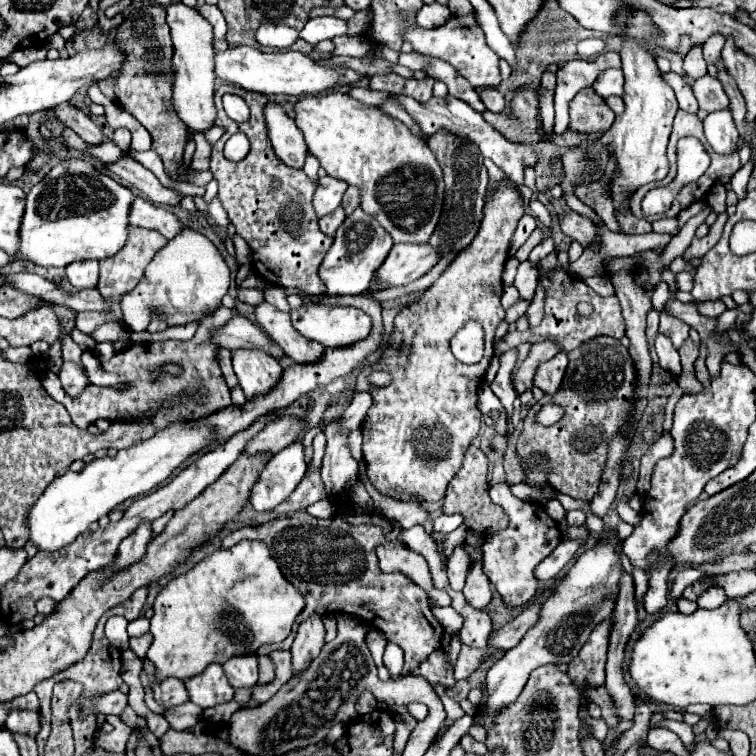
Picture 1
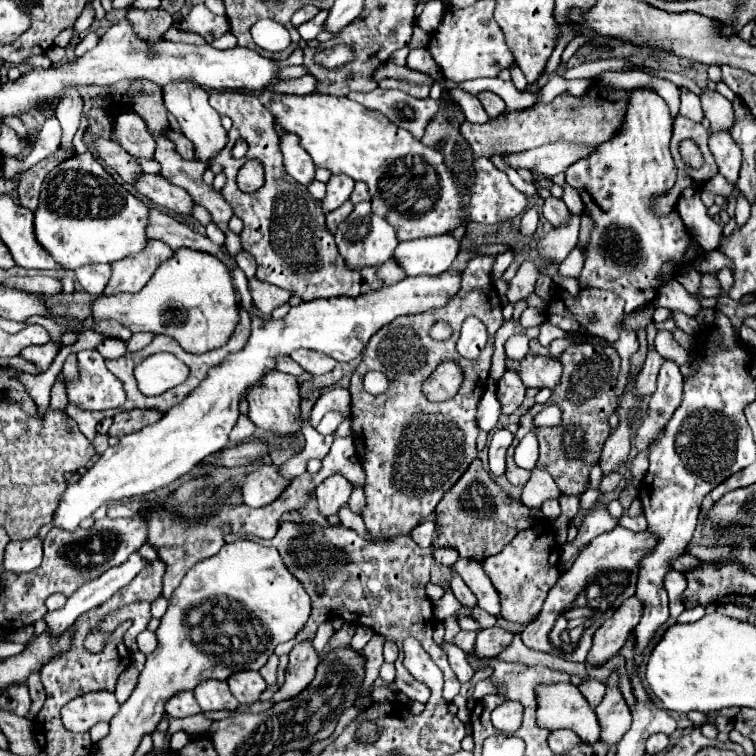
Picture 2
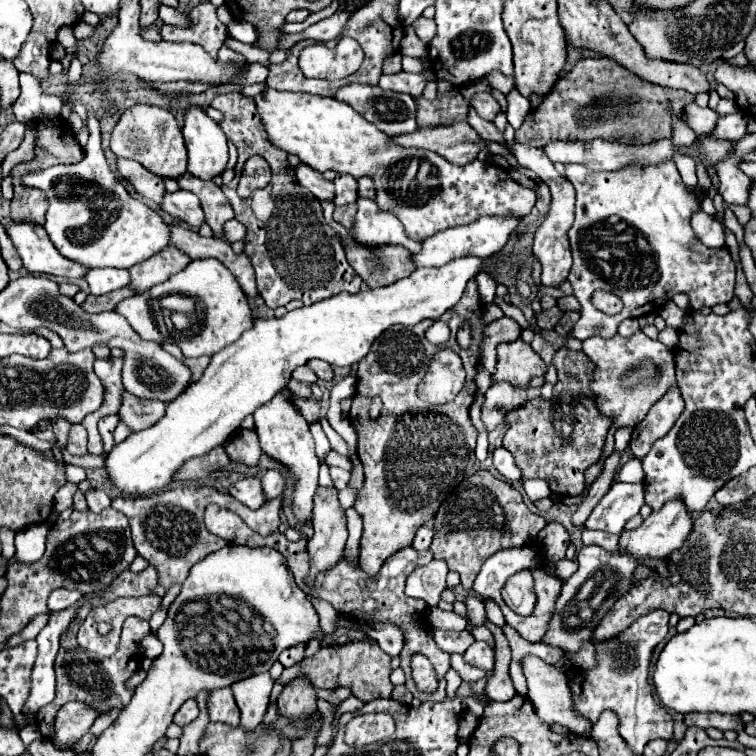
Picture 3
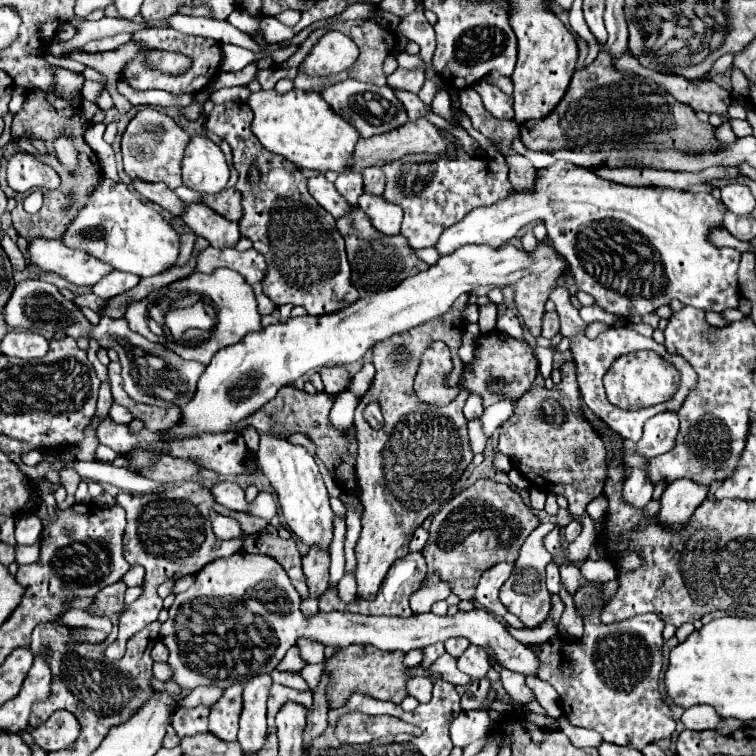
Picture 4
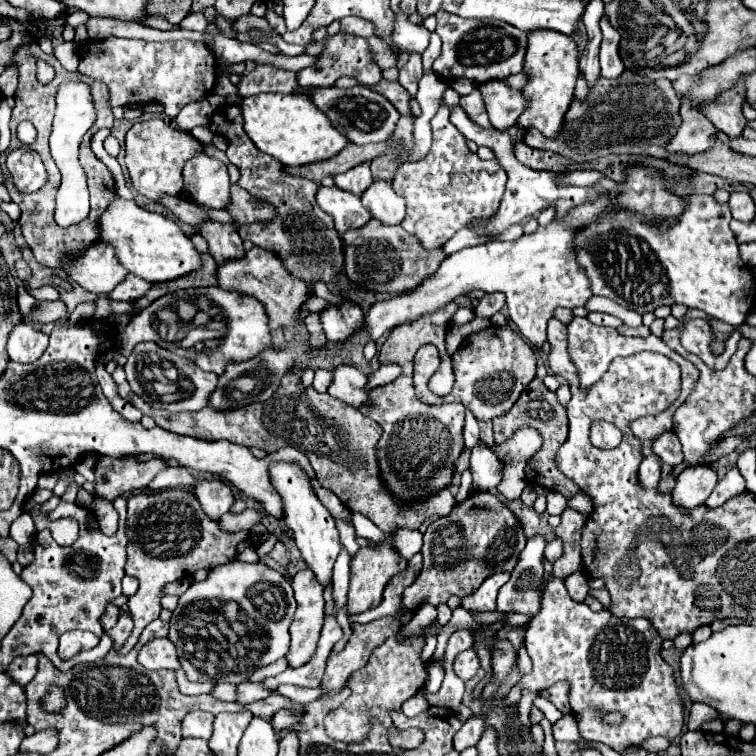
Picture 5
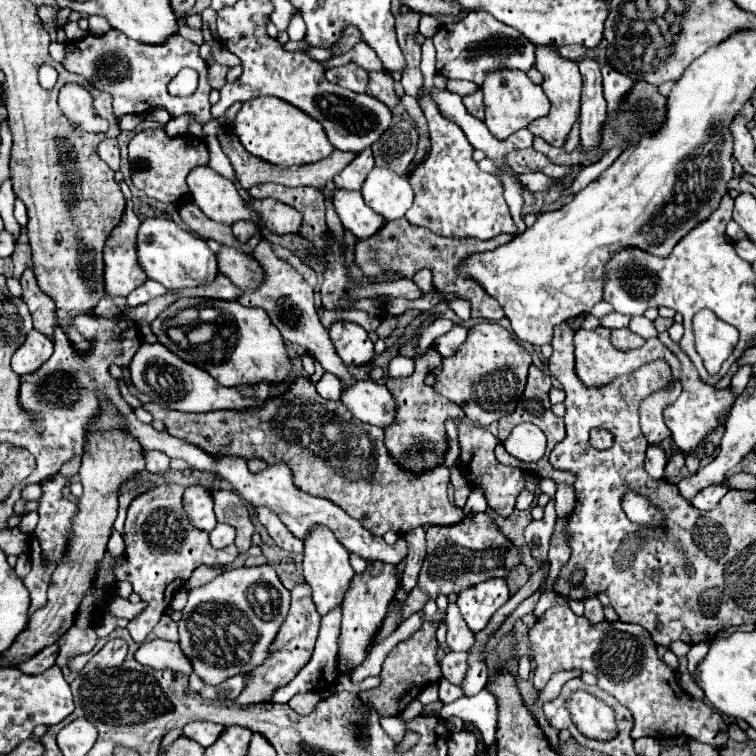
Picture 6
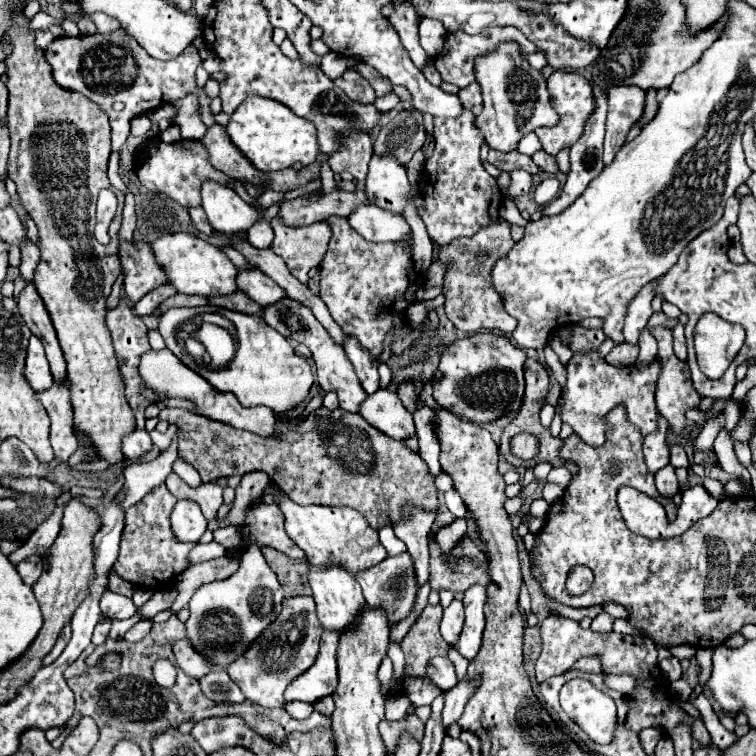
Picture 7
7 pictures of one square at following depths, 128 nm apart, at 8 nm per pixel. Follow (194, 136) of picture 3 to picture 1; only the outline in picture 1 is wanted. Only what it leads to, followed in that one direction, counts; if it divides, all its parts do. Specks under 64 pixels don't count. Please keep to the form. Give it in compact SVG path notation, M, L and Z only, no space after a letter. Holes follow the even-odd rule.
M180 4L168 6L168 26L174 42L174 58L172 58L172 108L180 116L180 120L190 128L190 132L206 132L216 122L216 106L214 106L214 46L212 46L212 26L194 10Z

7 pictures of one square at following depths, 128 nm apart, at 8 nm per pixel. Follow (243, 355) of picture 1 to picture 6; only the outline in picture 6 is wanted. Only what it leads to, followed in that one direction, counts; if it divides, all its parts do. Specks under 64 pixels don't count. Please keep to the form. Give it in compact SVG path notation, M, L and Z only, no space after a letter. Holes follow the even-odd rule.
M316 526L308 540L304 540L304 578L312 588L312 596L314 596L314 604L320 612L320 616L326 616L332 608L342 606L342 598L346 594L346 590L350 588L350 582L354 578L354 570L348 562L348 552L342 544L338 544L338 540L334 538L334 534L324 528L324 526Z

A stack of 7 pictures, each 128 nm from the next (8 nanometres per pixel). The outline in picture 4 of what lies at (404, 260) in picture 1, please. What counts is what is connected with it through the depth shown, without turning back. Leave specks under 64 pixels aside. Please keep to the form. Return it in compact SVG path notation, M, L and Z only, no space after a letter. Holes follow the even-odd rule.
M562 160L539 168L528 190L514 190L505 200L488 208L472 210L464 220L442 232L436 248L440 254L450 254L464 244L488 244L500 248L508 244L520 228L542 220L548 228L548 236L554 238L554 248L570 264L578 290L596 298L596 306L612 312L614 316L644 316L656 308L678 298L682 304L690 304L702 310L724 312L738 308L738 262L740 252L734 248L718 248L710 242L710 230L722 226L724 204L716 202L712 194L690 194L674 188L640 188L620 186L598 178L594 172L574 166Z

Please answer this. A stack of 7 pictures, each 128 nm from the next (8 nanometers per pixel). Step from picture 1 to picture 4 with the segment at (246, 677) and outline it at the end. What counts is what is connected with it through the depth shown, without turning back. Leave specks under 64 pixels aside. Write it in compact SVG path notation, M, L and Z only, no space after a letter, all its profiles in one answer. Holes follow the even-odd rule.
M270 674L254 676L244 684L244 710L238 732L238 742L244 754L262 750L266 742L266 698L270 686Z

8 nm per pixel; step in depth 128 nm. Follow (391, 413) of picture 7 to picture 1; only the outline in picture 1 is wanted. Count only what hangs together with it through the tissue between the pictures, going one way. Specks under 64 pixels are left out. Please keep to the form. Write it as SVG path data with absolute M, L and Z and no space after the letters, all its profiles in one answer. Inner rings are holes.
M262 302L254 308L256 322L264 328L264 332L290 356L296 364L314 364L324 356L324 346L318 342L306 340L300 336L290 322L286 312L280 312L268 302Z

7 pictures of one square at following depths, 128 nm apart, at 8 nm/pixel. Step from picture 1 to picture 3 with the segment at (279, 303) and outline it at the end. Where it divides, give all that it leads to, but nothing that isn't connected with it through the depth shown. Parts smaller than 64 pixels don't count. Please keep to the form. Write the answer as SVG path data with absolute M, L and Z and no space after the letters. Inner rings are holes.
M462 256L462 258L456 258L440 268L418 268L408 278L402 278L400 282L394 282L394 284L384 286L384 288L364 290L358 294L340 292L338 296L316 302L312 306L304 306L300 310L289 311L286 316L280 318L256 318L254 326L250 330L246 330L234 344L226 346L224 350L220 350L212 356L202 378L198 382L190 384L190 388L186 392L182 392L176 400L172 400L168 404L166 416L158 424L154 424L148 430L132 432L124 442L114 446L114 450L106 456L106 466L108 466L108 474L110 474L112 484L118 490L128 492L132 496L142 496L142 494L150 494L150 492L158 492L160 488L166 488L172 482L174 472L186 460L190 460L194 456L204 456L212 448L222 446L236 430L240 430L240 424L246 416L254 414L256 408L260 408L262 404L272 400L272 396L276 396L276 392L284 390L292 378L292 372L298 366L304 366L306 362L310 362L314 358L320 358L332 366L352 366L352 364L360 362L370 352L372 342L384 330L388 330L396 324L414 326L426 318L438 320L448 308L452 308L460 300L468 280L474 278L478 272L482 272L482 266L484 266L482 258Z

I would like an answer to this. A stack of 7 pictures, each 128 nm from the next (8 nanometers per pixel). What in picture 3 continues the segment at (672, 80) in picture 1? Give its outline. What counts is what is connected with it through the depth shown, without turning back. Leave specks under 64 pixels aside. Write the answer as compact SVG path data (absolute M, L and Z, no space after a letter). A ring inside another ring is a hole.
M692 102L684 108L684 118L688 120L686 124L696 132L696 136L702 136L702 134L712 134L712 128L716 128L718 114L710 108L700 108Z

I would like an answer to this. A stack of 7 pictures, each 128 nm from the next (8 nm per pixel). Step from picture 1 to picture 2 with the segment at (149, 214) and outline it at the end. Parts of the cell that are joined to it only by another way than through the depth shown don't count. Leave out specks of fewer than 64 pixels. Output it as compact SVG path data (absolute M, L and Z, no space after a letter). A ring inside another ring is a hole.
M150 208L150 222L148 222L148 236L162 240L164 244L168 244L174 252L180 248L192 248L198 252L206 252L216 256L218 260L222 260L228 270L234 270L234 260L232 256L226 252L226 248L216 246L208 236L202 236L198 232L194 232L192 228L188 228L186 224L180 224L178 220L174 220L172 216Z

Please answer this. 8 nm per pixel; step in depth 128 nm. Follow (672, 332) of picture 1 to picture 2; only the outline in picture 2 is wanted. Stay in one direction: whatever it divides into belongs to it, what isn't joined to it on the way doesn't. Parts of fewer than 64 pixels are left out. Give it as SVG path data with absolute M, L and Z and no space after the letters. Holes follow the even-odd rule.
M658 332L656 334L656 340L654 340L654 346L658 350L658 354L662 358L670 358L672 362L676 362L678 366L682 366L686 360L688 360L688 352L672 338L670 332Z

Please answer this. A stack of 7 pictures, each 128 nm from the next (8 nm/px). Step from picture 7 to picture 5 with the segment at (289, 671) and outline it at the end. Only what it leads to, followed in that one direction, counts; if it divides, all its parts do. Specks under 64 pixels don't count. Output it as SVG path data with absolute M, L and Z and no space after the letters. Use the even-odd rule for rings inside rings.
M308 568L300 570L292 578L292 588L298 608L290 624L292 642L286 660L288 668L298 668L306 664L316 652L316 644L324 624L324 598L322 598L322 586ZM218 682L218 686L214 688L212 696L214 696L214 698L218 698L218 700L224 700L224 702L235 702L236 685Z

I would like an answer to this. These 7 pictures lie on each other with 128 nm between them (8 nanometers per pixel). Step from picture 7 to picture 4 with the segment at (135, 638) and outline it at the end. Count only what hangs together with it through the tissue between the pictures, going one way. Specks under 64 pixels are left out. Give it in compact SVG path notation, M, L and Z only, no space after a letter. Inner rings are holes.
M184 482L180 486L174 488L166 488L164 492L158 494L128 494L128 492L120 492L116 496L116 502L126 510L126 532L124 532L124 558L128 560L130 566L144 566L146 574L144 574L144 592L142 596L132 602L130 606L126 606L124 614L120 616L120 634L116 638L116 642L112 642L106 650L106 658L108 660L120 660L120 656L124 656L126 652L126 642L128 638L132 638L136 632L140 632L144 626L148 626L150 622L154 622L162 610L162 598L156 594L156 588L166 582L166 578L180 578L180 576L188 576L188 574L198 574L206 564L210 564L212 560L218 558L228 558L236 552L240 552L242 548L242 538L234 538L234 540L218 540L210 528L210 510L214 510L214 498L210 496L208 488L202 488L196 482ZM218 506L218 508L222 510L222 516L230 516L230 518L234 518L234 520L240 524L244 536L252 536L252 534L264 530L266 524L268 524L266 520L256 518L256 516L250 516L250 514L246 514L246 512L232 512L232 510L226 512L226 508L222 508L222 506Z

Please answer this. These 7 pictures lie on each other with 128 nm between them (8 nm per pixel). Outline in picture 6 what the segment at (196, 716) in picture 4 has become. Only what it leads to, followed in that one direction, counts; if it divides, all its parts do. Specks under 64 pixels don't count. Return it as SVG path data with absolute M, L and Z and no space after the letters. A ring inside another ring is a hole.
M192 722L184 728L184 736L196 740L204 748L212 746L220 738L220 732L224 732L224 726L214 722Z

